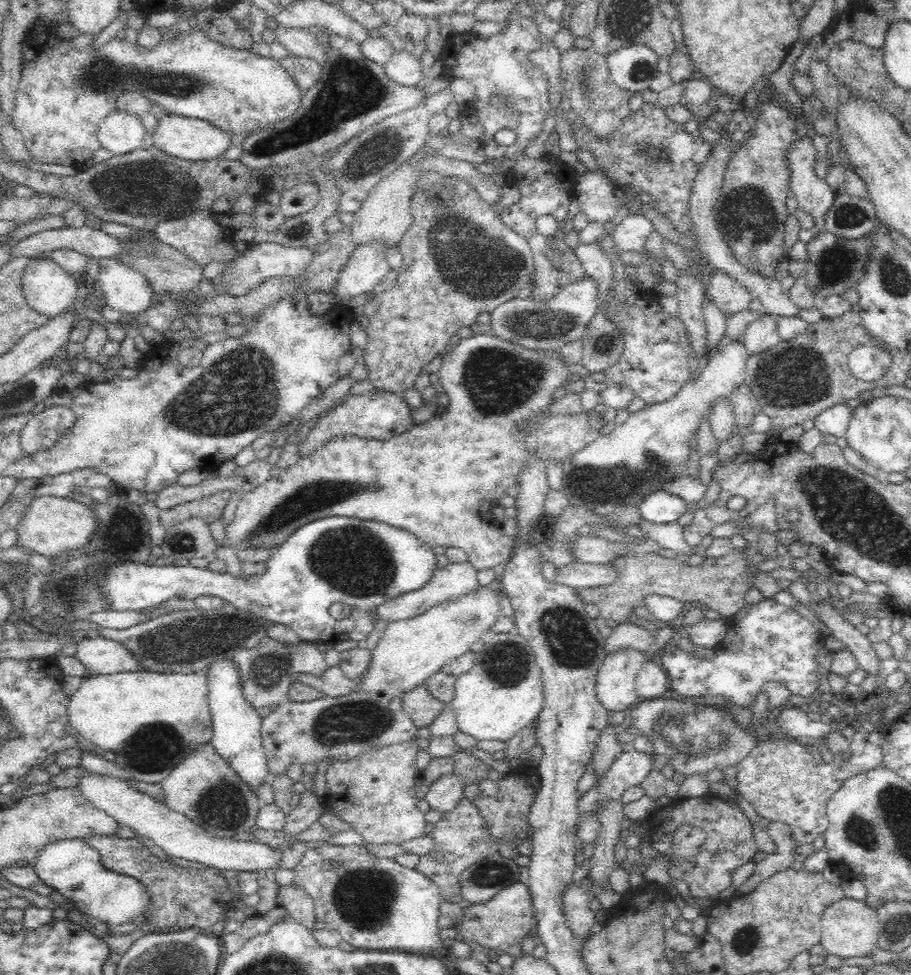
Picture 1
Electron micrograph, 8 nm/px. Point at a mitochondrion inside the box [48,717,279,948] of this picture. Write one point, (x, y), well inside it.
(154, 748)

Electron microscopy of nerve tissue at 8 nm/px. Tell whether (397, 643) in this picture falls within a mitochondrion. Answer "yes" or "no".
no

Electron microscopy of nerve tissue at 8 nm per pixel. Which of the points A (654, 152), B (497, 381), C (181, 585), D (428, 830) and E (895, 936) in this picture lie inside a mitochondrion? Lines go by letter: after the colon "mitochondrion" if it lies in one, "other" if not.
A: mitochondrion
B: mitochondrion
C: other
D: other
E: mitochondrion

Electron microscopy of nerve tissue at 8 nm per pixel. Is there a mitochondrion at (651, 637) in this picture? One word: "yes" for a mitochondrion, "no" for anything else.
no

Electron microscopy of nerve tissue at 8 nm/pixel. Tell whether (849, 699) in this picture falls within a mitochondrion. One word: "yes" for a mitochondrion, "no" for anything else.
no

